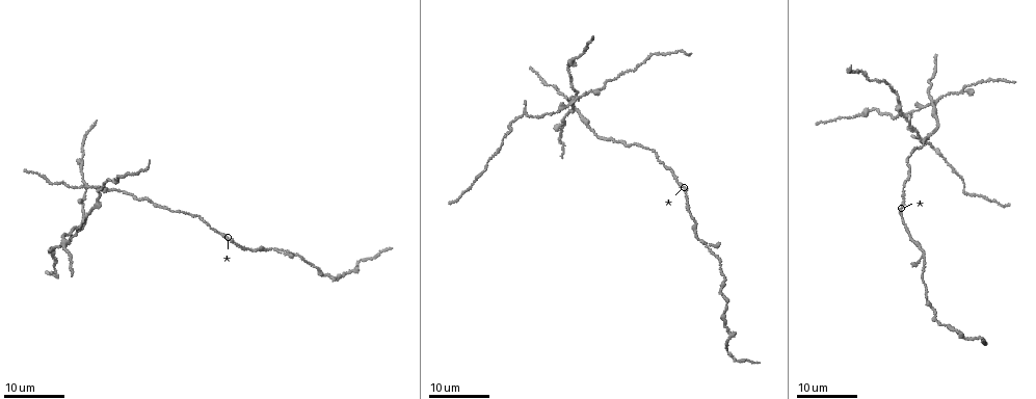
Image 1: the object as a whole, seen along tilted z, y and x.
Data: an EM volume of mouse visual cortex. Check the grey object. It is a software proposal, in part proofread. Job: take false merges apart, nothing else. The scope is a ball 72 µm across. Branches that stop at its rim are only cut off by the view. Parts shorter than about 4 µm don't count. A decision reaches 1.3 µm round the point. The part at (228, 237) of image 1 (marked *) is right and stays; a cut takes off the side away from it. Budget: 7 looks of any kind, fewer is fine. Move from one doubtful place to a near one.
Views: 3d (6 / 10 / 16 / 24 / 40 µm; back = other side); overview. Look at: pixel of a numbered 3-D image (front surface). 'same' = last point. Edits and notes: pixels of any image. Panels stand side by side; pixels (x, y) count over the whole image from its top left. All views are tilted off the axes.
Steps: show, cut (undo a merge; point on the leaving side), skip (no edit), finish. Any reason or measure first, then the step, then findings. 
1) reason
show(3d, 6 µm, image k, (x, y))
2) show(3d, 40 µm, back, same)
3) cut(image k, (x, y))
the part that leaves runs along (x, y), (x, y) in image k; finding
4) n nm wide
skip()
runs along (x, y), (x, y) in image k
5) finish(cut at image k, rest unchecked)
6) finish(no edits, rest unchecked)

four-way junction
show(3d, 24 µm, image 1, (87, 188))

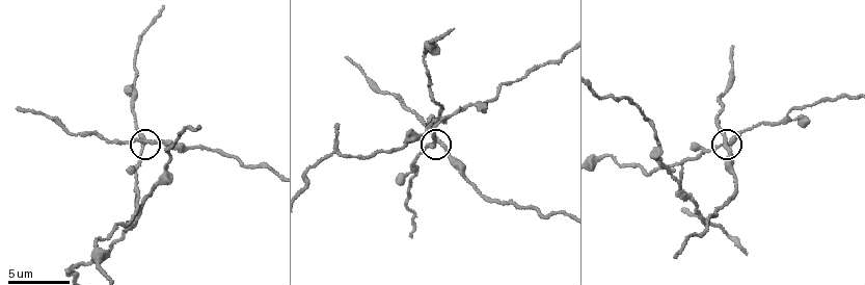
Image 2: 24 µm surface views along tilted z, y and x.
show(3d, 6 µm, image 2, (436, 142))

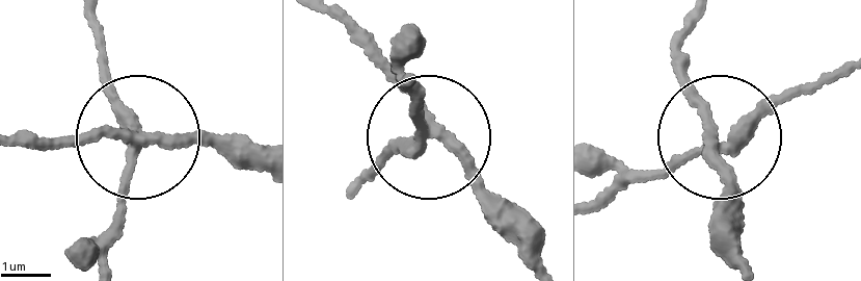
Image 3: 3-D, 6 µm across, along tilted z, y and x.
4 arms
cut(image 3, (101, 87))
the part that leaves runs along (127, 157), (104, 256) in image 3; a second neuron is stuck on

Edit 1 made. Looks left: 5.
calibre changes
show(3d, 10 µm, image 2, (470, 182))

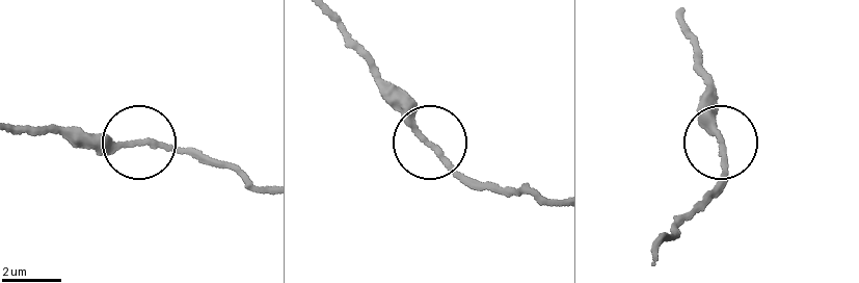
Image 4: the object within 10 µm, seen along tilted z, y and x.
skip()
runs along (556, 202), (453, 174), (393, 87) in image 4; all the same neuron

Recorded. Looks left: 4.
thick turns thin
show(3d, 24 µm, image 1, (966, 339))

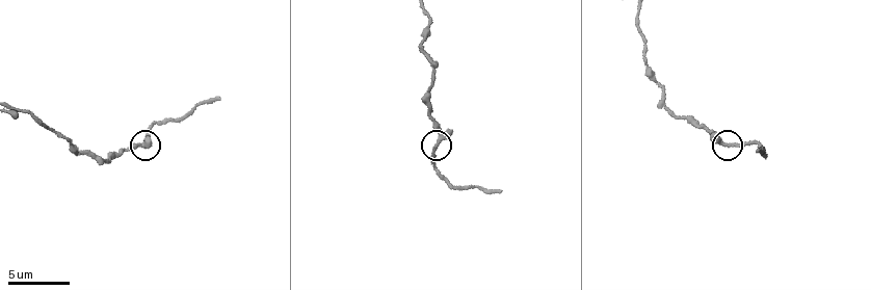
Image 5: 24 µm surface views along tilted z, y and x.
show(3d, 6 µm, image 5, (728, 145))

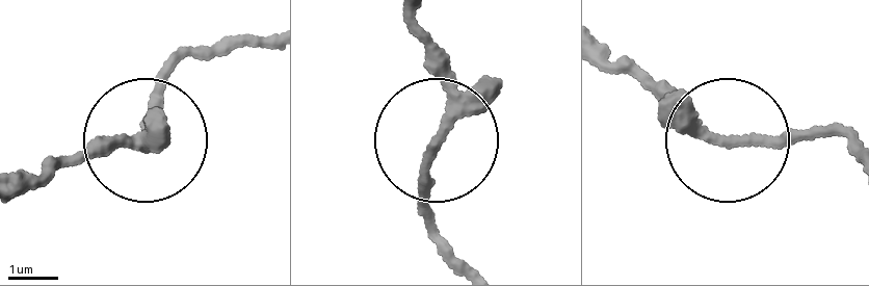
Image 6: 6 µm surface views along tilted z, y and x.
skip()
runs along (415, 20), (448, 97), (428, 219) in image 6; one neuron here

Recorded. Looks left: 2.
finish(cut at image 3, rest unchecked)

